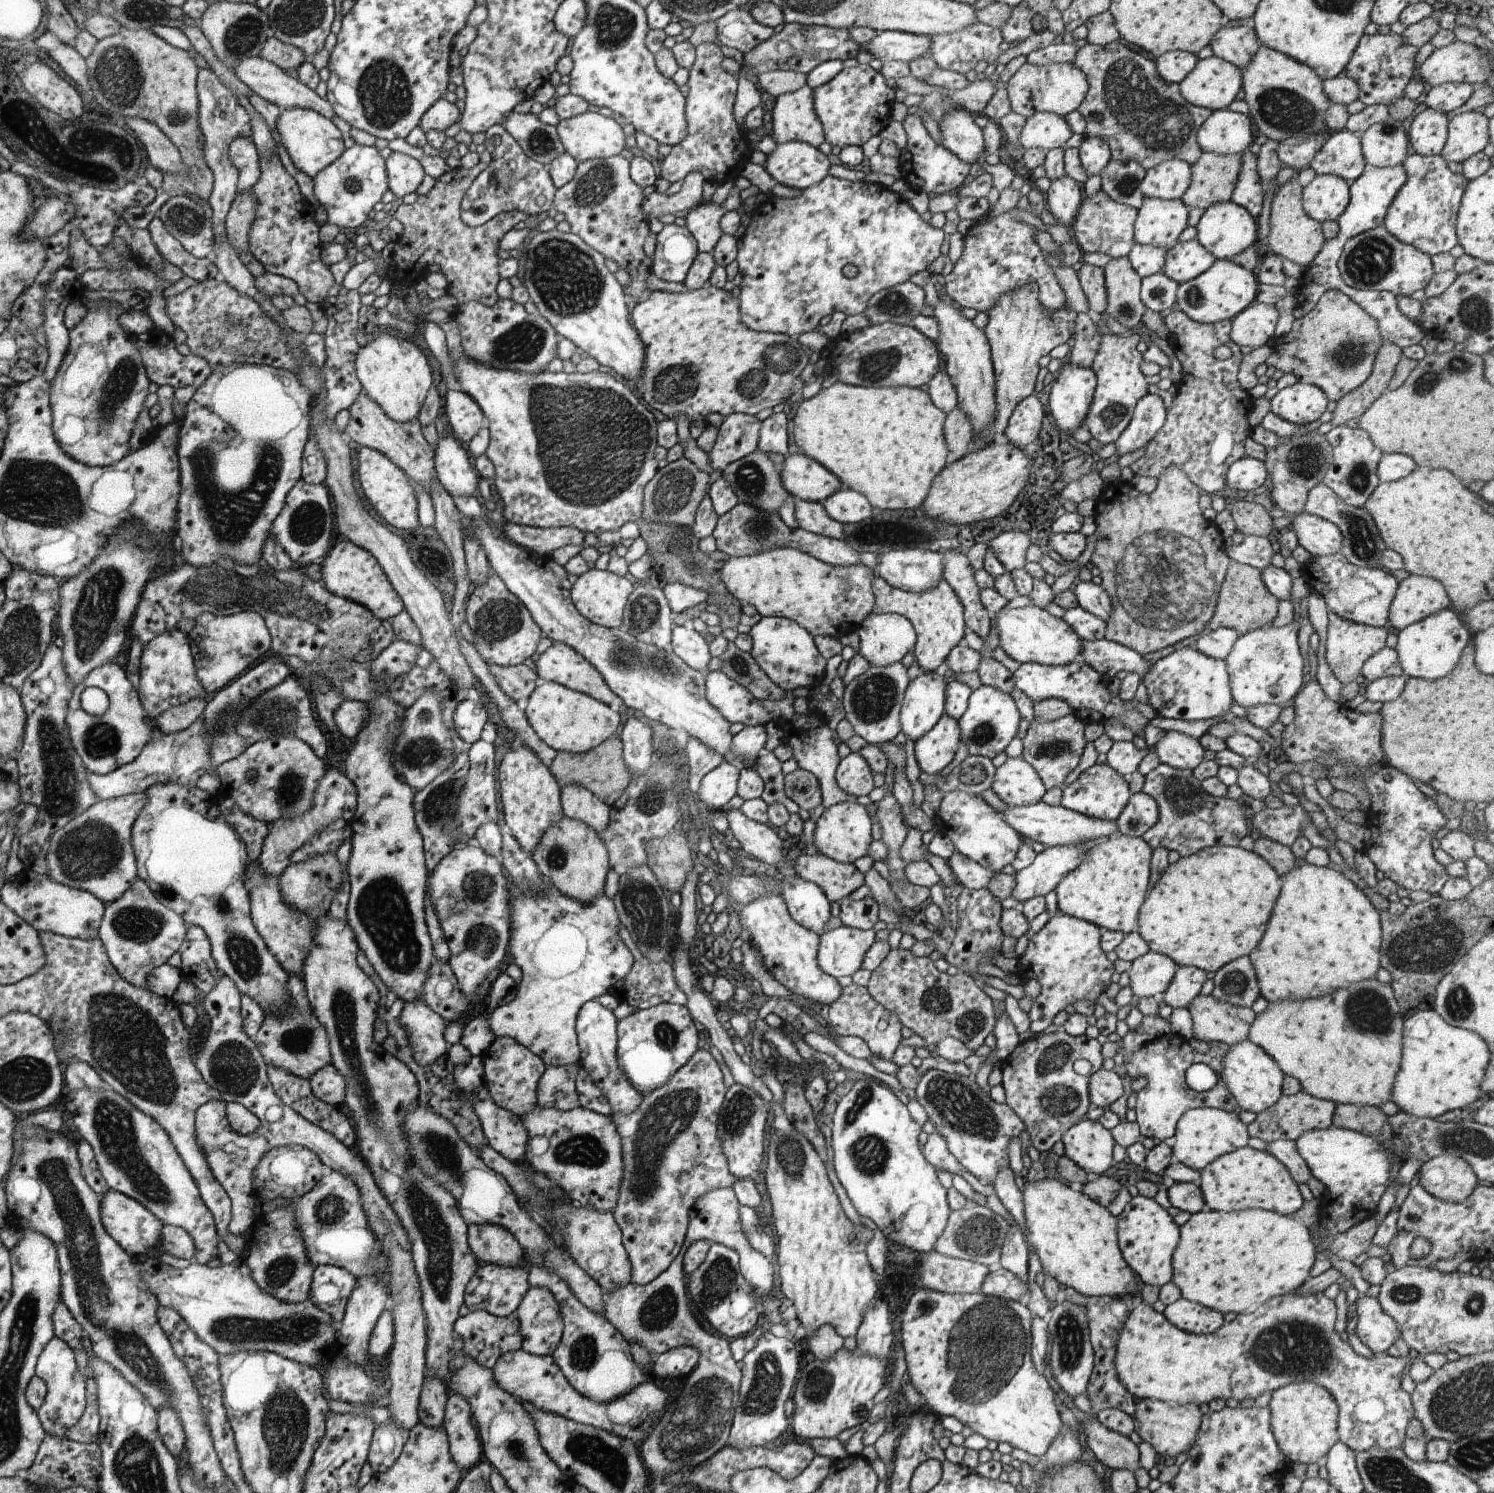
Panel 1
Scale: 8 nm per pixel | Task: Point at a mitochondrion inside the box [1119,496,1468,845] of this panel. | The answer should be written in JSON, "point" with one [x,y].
{"point":[1362,540]}

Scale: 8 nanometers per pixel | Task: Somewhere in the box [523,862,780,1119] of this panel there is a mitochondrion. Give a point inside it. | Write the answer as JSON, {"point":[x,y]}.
{"point":[644,912]}

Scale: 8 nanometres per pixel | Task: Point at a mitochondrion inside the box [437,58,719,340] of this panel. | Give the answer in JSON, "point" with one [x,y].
{"point":[569,281]}

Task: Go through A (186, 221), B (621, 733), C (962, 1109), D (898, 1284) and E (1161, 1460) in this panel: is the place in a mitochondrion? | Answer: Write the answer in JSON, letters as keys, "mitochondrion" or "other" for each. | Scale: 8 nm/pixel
{"A":"mitochondrion","B":"other","C":"mitochondrion","D":"other","E":"other"}

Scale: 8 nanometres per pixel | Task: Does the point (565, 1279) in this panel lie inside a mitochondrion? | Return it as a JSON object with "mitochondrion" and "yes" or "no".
{"mitochondrion":"no"}

